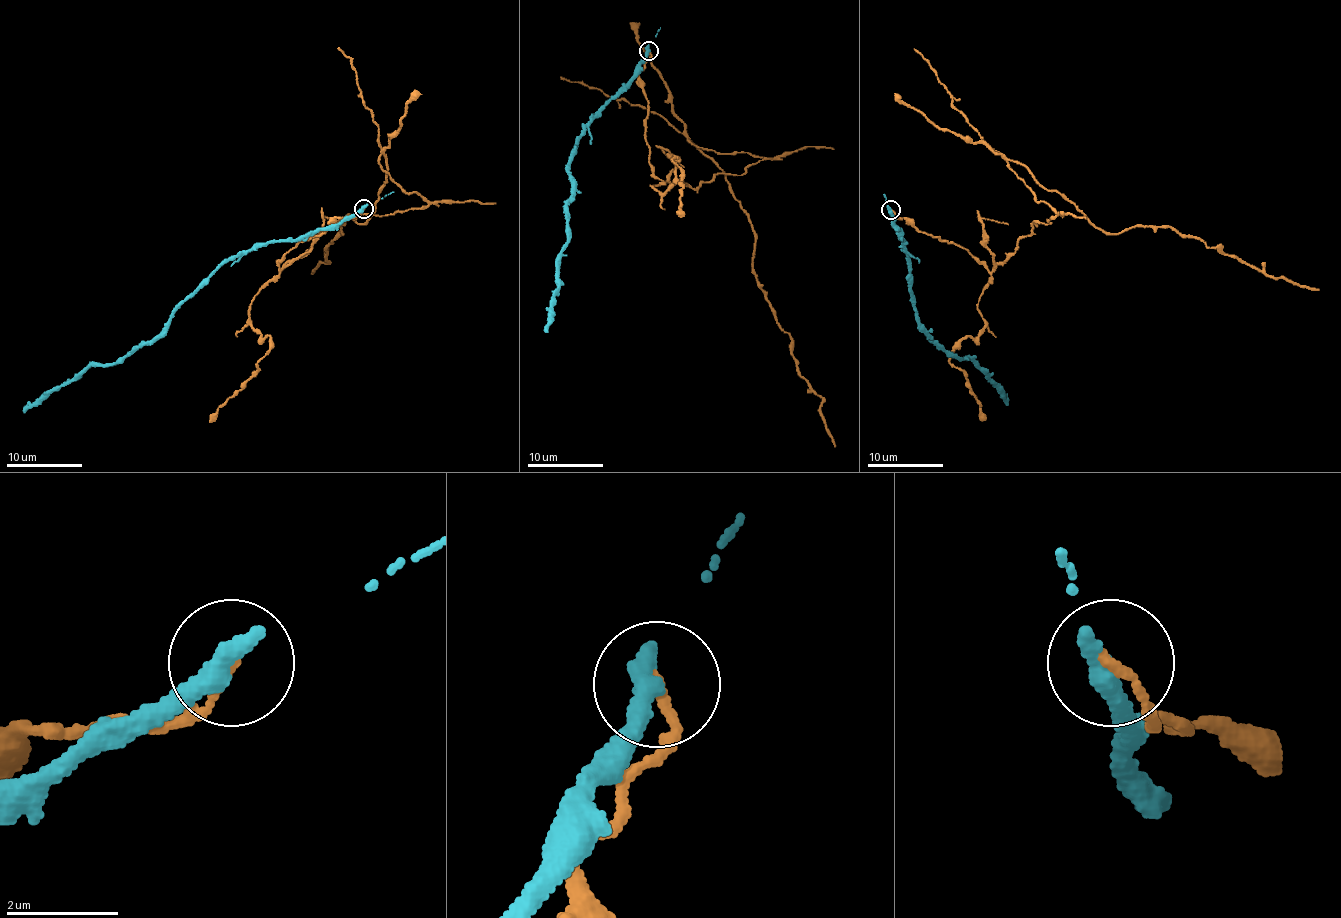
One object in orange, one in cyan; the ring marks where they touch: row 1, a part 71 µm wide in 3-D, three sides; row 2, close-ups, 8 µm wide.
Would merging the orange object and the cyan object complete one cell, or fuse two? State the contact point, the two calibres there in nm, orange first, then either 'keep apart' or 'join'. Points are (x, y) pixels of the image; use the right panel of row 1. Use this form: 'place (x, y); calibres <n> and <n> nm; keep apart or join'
place (891, 210); calibres 180 and 500 nm; keep apart

